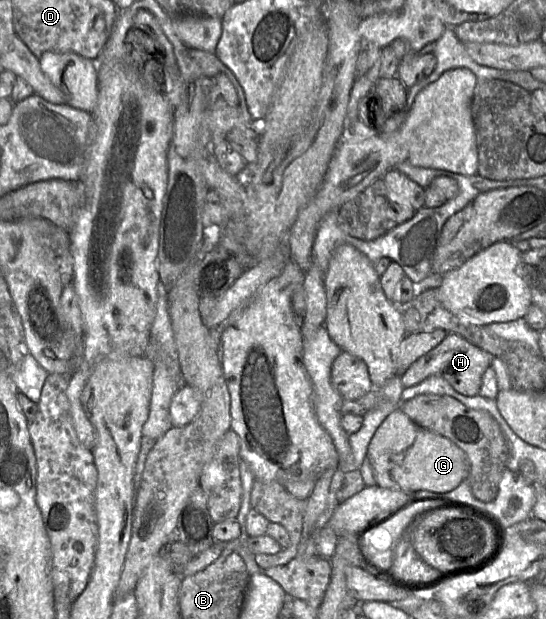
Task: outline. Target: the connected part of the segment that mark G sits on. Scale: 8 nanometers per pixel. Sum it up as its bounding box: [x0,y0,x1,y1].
[366,406,470,493]

